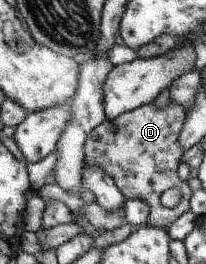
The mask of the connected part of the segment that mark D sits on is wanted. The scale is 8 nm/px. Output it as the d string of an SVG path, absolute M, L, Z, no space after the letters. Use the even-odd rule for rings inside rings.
M172 101L166 109L158 110L154 104L144 104L111 120L102 120L88 135L83 145L83 163L100 166L108 174L124 199L144 200L149 205L147 225L168 227L173 219L189 209L190 188L177 174L182 151L178 145L184 109ZM166 189L177 190L177 205L163 207L158 198Z

